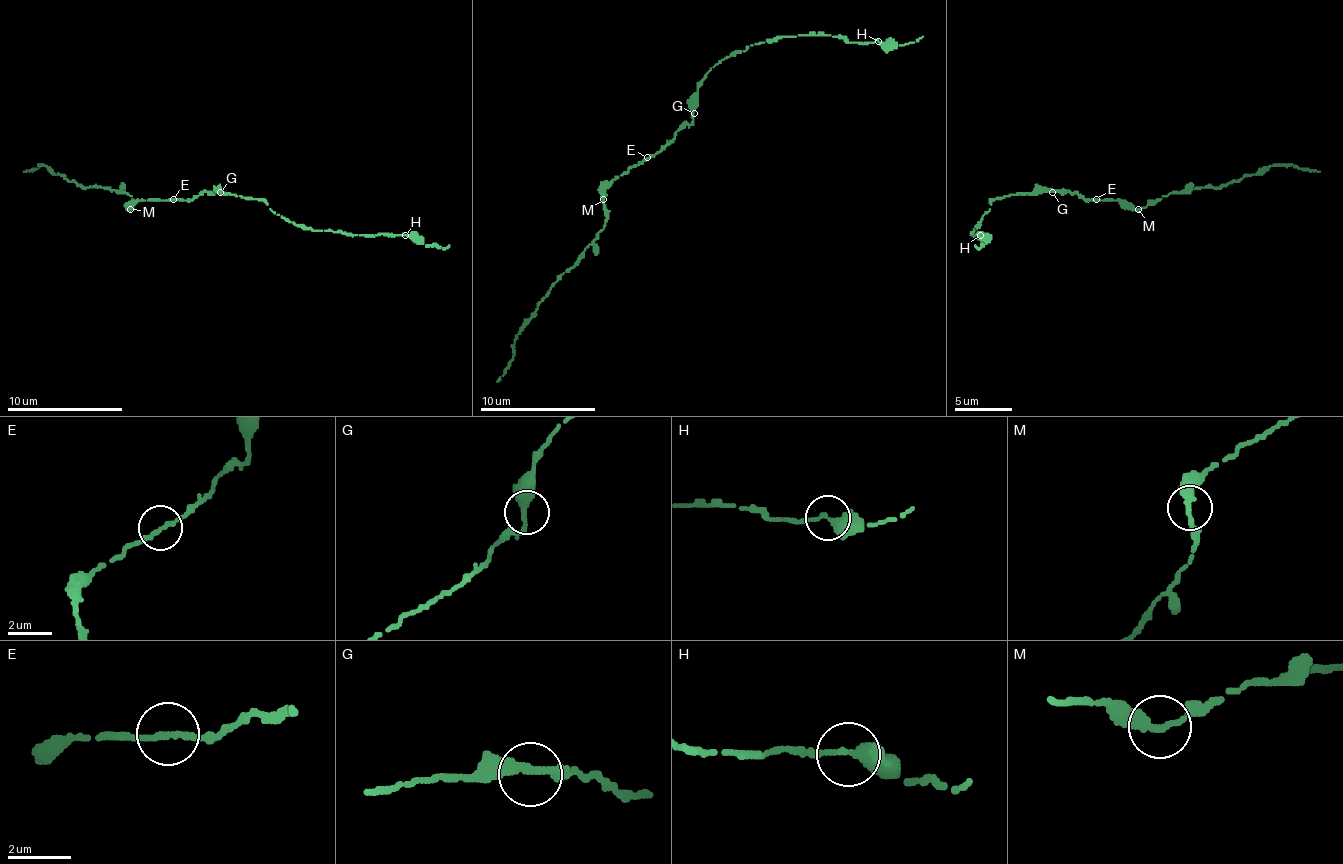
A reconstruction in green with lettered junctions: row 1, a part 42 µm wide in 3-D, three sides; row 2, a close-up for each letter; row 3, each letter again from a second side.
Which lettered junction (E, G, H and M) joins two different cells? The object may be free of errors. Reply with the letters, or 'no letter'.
no letter

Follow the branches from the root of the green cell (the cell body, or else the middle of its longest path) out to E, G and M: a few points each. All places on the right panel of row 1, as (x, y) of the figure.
E: (1081, 198), (1089, 201), (1095, 198)
G: (1081, 198), (1075, 192), (1052, 192)
M: (1081, 198), (1127, 201), (1139, 209)

